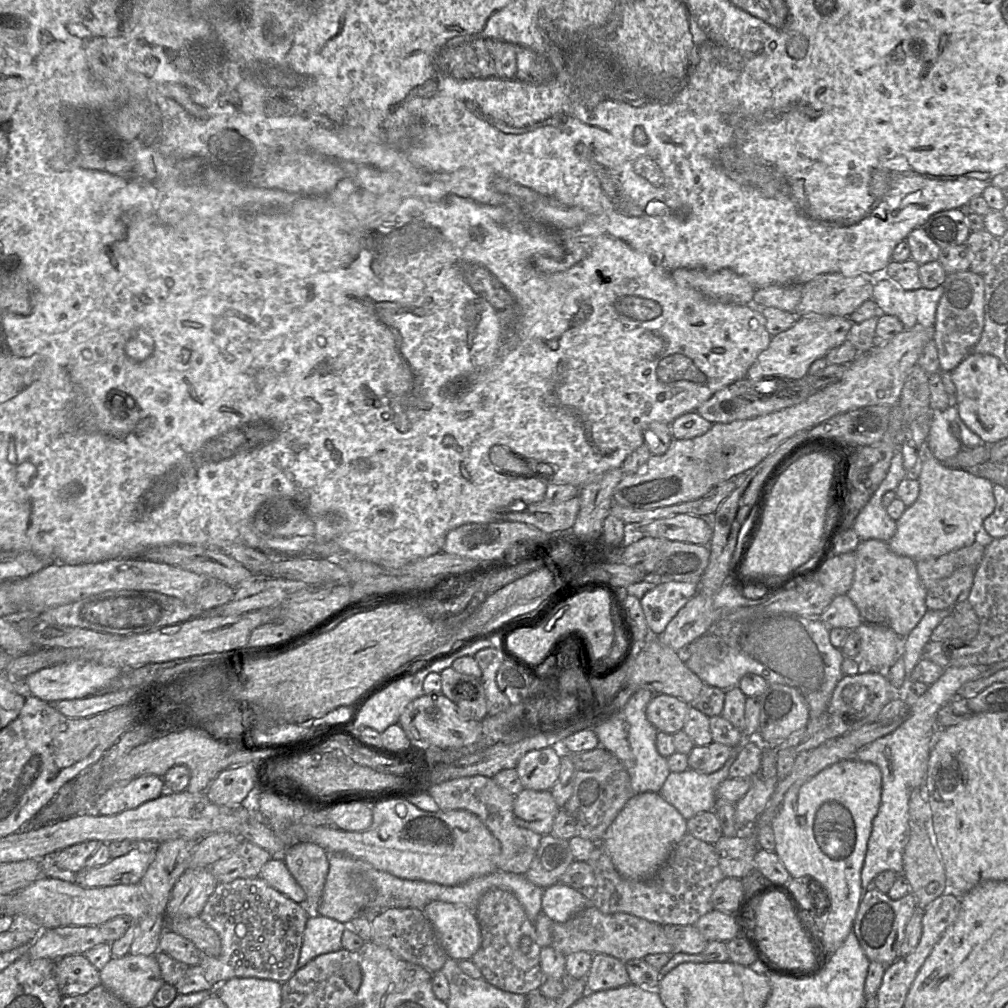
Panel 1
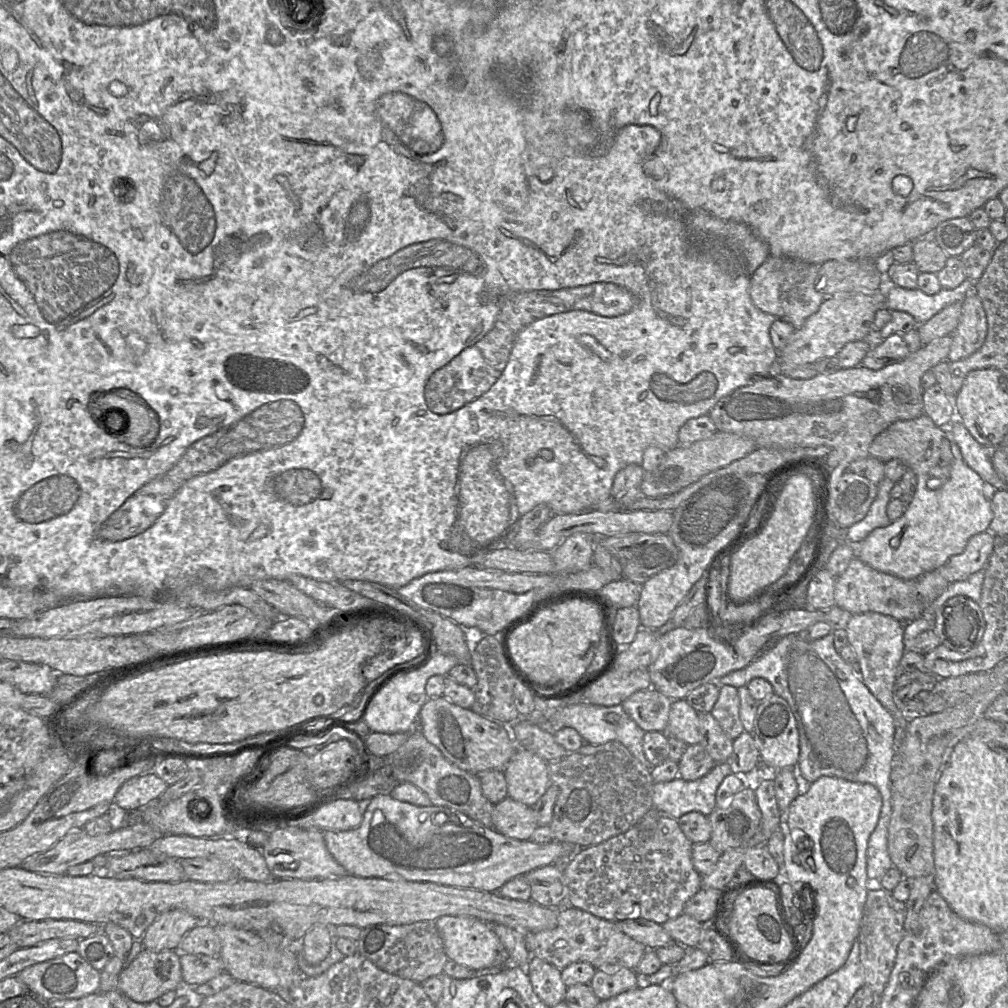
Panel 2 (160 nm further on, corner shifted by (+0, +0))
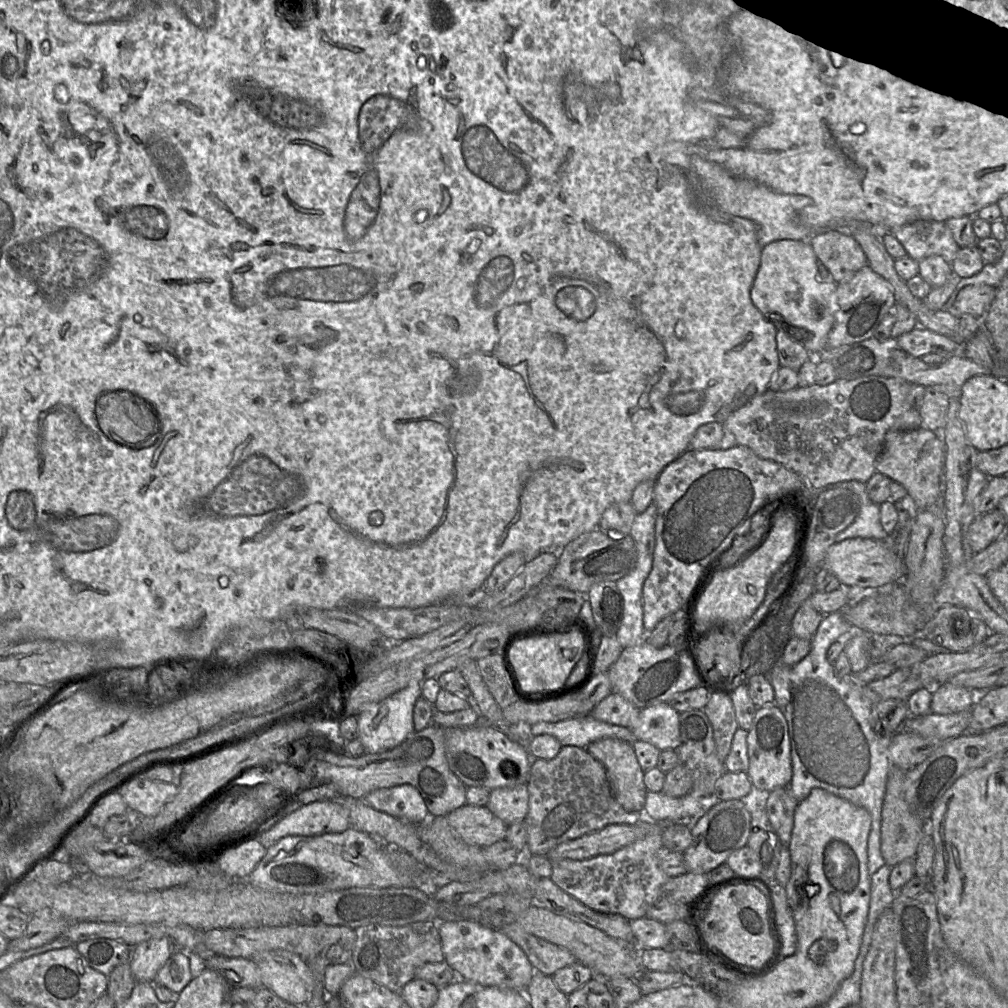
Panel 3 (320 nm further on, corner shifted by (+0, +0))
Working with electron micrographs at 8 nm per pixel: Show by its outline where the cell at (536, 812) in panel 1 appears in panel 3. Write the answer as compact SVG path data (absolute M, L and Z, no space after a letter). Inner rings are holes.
M466 804L445 817L453 831L469 846L488 847L503 840L508 828L486 806Z

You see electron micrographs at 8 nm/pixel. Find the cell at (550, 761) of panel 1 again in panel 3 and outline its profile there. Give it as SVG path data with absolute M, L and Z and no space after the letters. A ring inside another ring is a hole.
M524 783L490 791L485 806L504 823L511 825L524 820L528 811L528 801L528 787L527 783Z

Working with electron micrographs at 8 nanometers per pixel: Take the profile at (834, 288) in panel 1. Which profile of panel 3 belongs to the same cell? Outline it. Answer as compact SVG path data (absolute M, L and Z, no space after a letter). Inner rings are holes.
M830 228L815 233L809 240L818 260L838 284L868 265L857 240L845 230Z

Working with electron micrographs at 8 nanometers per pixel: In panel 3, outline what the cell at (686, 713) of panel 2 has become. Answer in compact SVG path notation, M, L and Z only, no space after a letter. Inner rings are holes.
M668 702L642 708L632 729L636 740L654 745L660 751L676 749L680 744L679 712Z

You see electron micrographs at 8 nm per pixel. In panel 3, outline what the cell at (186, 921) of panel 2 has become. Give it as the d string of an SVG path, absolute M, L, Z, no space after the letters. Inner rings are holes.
M167 938L143 941L133 947L130 968L135 981L153 982L159 969L173 954Z

